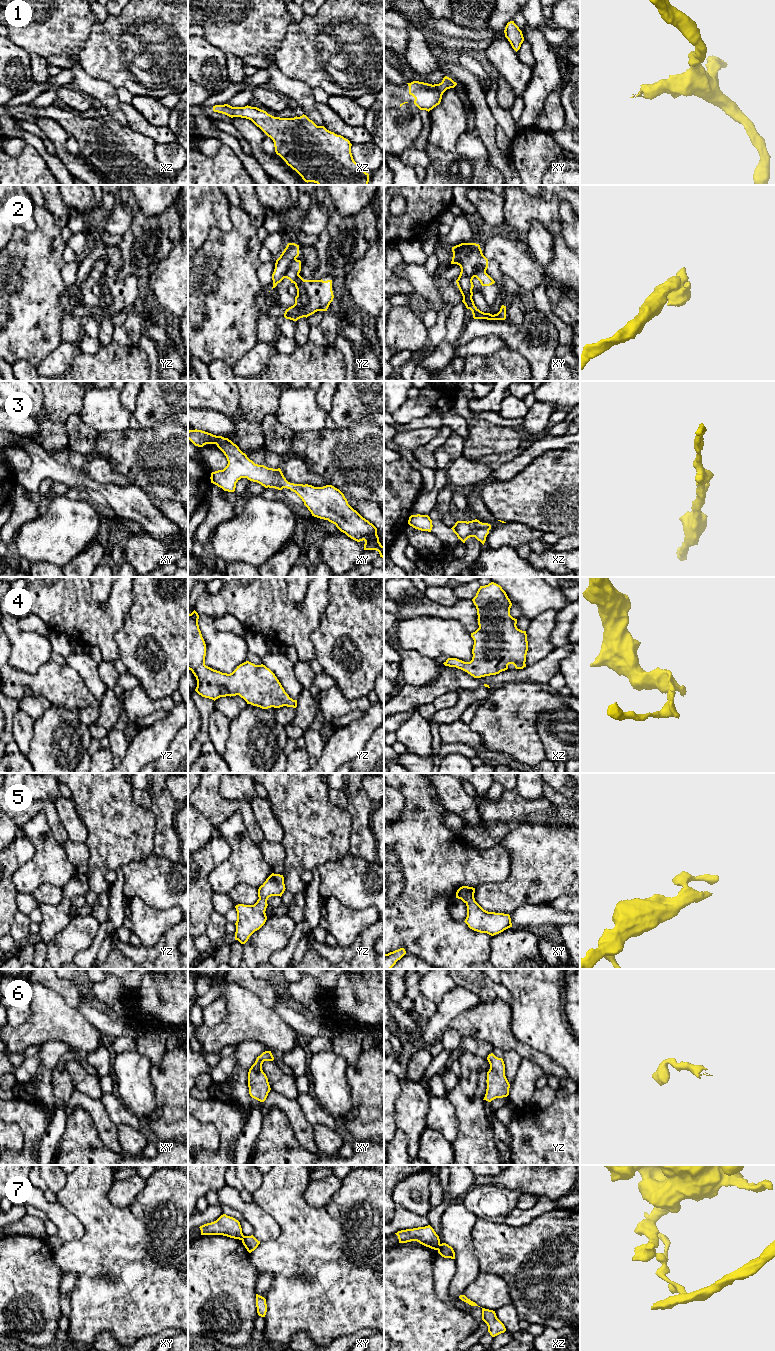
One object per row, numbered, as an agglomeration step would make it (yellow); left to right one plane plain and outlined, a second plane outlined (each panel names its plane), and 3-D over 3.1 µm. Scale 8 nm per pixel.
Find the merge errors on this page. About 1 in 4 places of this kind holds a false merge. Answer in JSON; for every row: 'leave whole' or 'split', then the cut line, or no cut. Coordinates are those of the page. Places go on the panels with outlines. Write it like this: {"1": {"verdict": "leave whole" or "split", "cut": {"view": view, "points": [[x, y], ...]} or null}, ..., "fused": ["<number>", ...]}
{"1": {"verdict": "leave whole", "cut": null}, "2": {"verdict": "leave whole", "cut": null}, "3": {"verdict": "leave whole", "cut": null}, "4": {"verdict": "leave whole", "cut": null}, "5": {"verdict": "leave whole", "cut": null}, "6": {"verdict": "leave whole", "cut": null}, "7": {"verdict": "split", "cut": {"view": "xz", "points": [[440, 1244], [437, 1249]]}}, "fused": ["7"]}

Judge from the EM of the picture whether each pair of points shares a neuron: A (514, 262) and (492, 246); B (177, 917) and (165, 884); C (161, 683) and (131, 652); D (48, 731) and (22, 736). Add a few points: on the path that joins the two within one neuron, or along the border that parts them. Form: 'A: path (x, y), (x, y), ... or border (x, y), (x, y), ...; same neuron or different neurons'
A: path (510, 256), (498, 247); same neuron
B: border (149, 906), (158, 909), (177, 907); different neurons
C: path (153, 675), (135, 660); same neuron
D: border (34, 721), (33, 737), (27, 756); different neurons

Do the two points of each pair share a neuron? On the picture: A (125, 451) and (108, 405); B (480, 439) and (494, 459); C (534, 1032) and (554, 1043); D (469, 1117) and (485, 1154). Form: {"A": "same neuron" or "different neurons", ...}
{"A": "different neurons", "B": "different neurons", "C": "same neuron", "D": "same neuron"}

